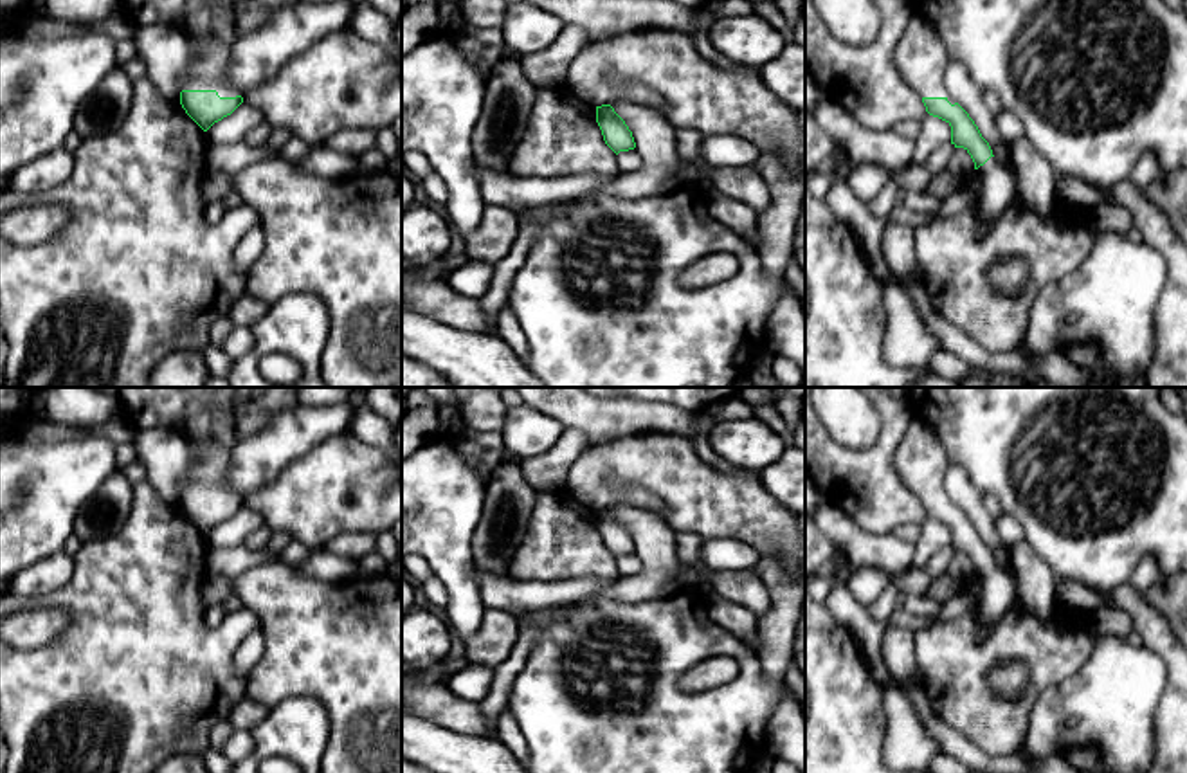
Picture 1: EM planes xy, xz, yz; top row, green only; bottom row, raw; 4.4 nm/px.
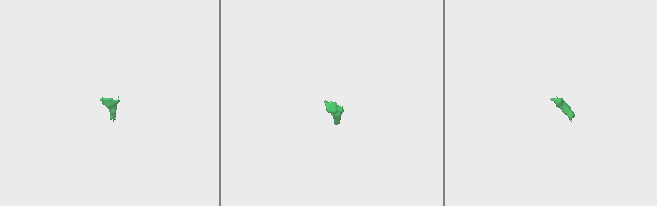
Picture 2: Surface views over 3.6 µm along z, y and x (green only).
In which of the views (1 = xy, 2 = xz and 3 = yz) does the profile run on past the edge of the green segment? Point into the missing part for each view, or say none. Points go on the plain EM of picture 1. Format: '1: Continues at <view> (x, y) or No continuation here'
1: Continues at xy (208, 467)
2: No continuation here
3: Continues at yz (921, 462)

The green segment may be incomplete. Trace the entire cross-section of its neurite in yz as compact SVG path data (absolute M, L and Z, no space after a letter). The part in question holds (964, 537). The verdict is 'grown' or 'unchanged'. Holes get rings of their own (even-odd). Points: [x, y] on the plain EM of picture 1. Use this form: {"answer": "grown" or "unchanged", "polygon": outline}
{"answer": "grown", "polygon": "M911 418L902 443L893 454L893 467L902 483L922 501L926 515L951 530L951 548L964 551L971 559L974 573L982 577L976 598L976 638L983 640L989 629L1012 607L1016 582L994 562L974 524L949 499L946 492L949 459L928 422Z"}

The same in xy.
{"answer": "grown", "polygon": "M213 443L189 452L189 481L180 496L180 508L204 535L243 506L225 481L229 463L231 452Z"}

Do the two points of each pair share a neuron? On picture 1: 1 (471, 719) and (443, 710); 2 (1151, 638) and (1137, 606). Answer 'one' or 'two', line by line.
1: one
2: one

